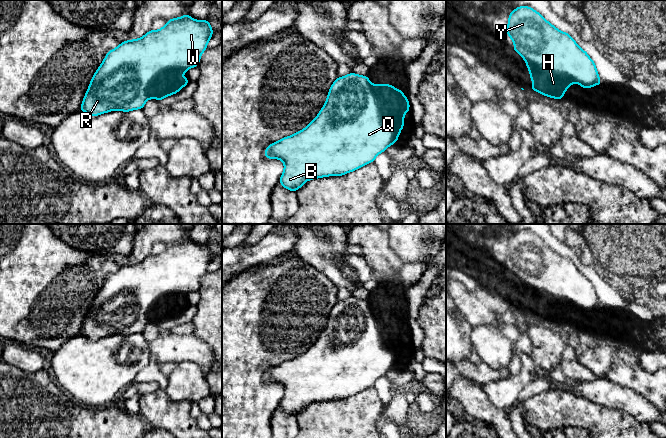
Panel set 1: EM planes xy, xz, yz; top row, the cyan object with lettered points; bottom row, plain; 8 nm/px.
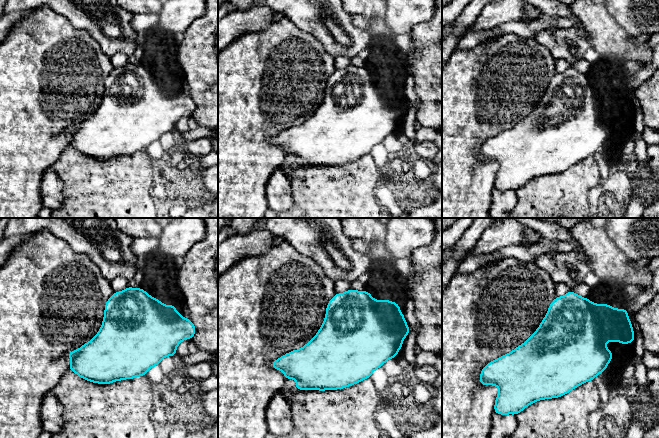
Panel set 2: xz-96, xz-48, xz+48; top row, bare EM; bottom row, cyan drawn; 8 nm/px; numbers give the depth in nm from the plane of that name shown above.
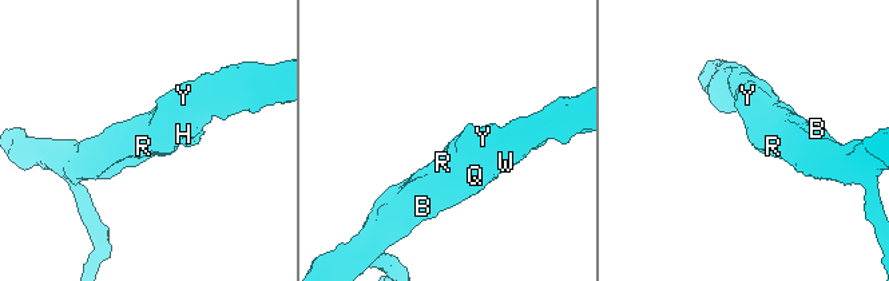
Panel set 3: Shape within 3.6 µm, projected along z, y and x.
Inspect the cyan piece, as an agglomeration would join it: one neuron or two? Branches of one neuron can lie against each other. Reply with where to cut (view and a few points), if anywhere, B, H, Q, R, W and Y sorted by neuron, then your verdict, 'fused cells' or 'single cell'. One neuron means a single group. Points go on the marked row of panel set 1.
cut xz (370, 83), (380, 114), (392, 126), (394, 132), (390, 144); groups B Q R W Y / H; fused cells

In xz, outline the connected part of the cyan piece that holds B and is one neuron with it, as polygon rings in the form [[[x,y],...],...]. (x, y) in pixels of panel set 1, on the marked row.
[[[351,72],[333,82],[325,104],[306,128],[270,144],[264,156],[284,162],[279,183],[296,192],[308,180],[342,176],[374,162],[394,135],[393,126],[381,115],[369,78]]]

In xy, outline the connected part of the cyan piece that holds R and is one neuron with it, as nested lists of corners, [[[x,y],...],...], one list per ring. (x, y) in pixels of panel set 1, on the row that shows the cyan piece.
[[[186,13],[180,18],[168,20],[159,30],[150,30],[139,39],[122,42],[107,52],[96,70],[80,111],[95,117],[116,110],[142,110],[147,101],[147,88],[151,80],[158,73],[169,69],[198,67],[213,33],[209,20],[195,20]]]

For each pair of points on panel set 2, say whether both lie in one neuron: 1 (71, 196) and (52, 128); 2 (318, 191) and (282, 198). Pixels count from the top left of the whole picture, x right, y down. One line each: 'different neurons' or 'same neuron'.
1: different neurons
2: different neurons

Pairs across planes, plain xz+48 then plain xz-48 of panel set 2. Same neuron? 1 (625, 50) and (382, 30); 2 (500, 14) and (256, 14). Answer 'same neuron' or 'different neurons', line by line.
1: same neuron
2: same neuron

